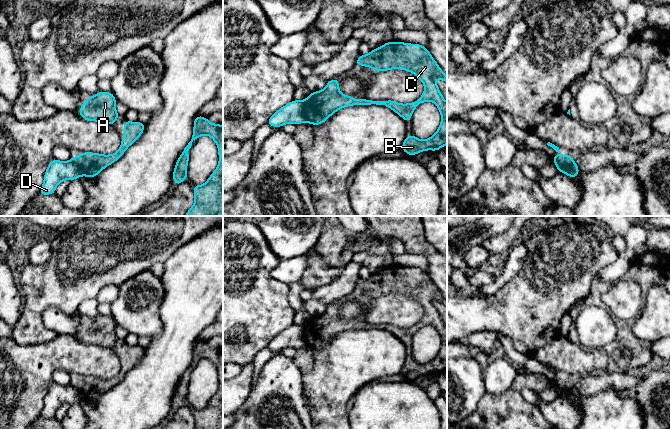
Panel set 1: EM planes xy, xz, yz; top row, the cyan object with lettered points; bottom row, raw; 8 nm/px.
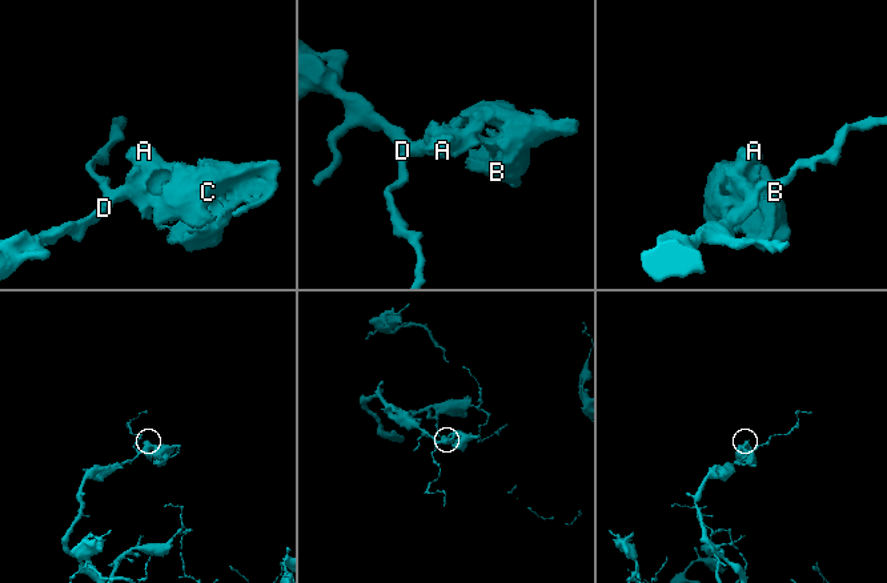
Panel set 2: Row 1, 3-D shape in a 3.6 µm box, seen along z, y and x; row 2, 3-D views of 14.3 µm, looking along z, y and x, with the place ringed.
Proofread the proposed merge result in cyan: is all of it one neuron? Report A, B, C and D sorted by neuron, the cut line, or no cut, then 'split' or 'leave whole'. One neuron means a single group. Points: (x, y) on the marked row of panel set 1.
A B C / D; cut in xz along (301, 101), (302, 115), (305, 120); split

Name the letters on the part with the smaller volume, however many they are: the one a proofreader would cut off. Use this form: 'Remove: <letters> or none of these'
Remove: A, B, C

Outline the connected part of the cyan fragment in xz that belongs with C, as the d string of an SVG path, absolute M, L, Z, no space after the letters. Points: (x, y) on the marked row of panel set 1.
M386 42L383 46L371 50L367 55L357 58L356 65L369 66L371 70L380 72L390 69L402 69L412 72L424 84L422 96L415 102L400 104L392 100L372 101L355 100L353 96L343 95L339 91L339 80L333 78L321 91L311 92L302 101L302 115L306 122L312 125L324 123L337 110L352 105L384 105L395 111L405 122L411 122L411 115L420 103L434 102L442 116L437 132L426 140L420 140L414 135L406 136L401 150L414 156L425 150L438 151L447 144L447 102L444 100L435 79L447 83L447 76L432 58L428 49L420 44L402 42Z

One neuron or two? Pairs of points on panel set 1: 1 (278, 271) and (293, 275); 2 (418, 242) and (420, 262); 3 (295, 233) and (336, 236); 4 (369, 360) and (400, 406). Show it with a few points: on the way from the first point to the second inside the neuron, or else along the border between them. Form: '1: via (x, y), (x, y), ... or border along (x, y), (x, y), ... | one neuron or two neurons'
1: via (282, 271), (289, 271) | one neuron
2: border along (407, 252), (425, 256) | two neurons
3: border along (325, 227), (318, 240), (305, 253) | two neurons
4: border along (375, 380), (364, 384), (355, 394) | two neurons

